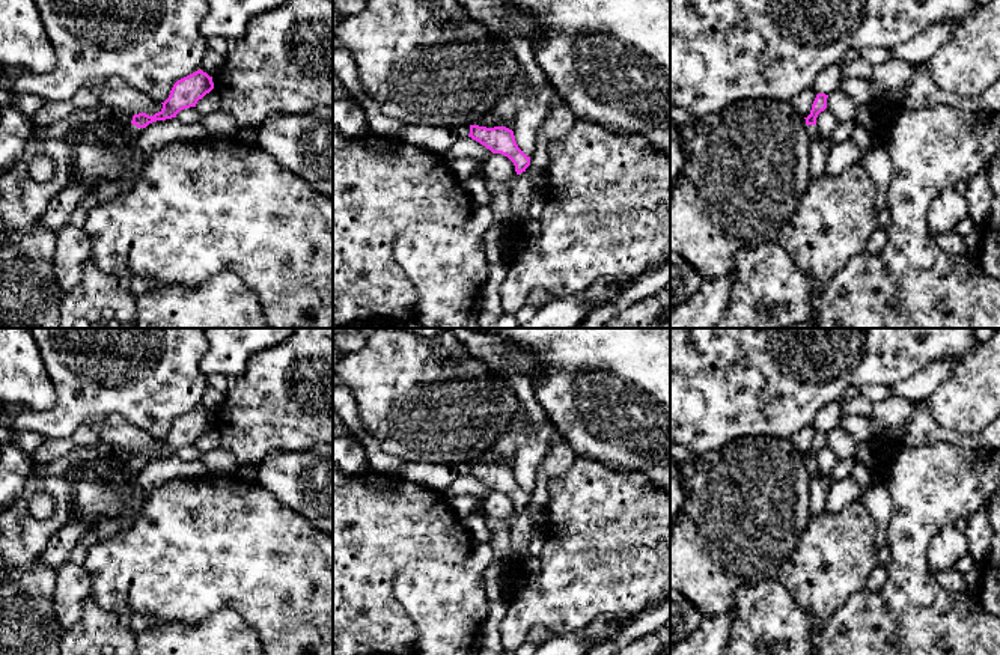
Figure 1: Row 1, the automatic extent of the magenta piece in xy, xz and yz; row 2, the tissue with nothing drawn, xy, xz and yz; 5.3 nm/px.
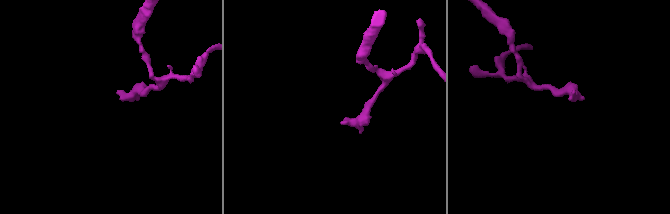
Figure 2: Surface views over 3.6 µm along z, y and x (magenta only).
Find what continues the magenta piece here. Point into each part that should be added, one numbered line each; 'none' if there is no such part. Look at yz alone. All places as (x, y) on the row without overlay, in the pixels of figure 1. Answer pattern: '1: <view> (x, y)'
none

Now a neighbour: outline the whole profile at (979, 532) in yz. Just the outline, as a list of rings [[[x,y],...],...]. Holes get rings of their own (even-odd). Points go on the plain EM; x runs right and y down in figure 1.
[[[980,507],[974,515],[967,518],[965,535],[970,541],[968,556],[979,566],[989,554],[992,529],[986,515],[986,507]]]

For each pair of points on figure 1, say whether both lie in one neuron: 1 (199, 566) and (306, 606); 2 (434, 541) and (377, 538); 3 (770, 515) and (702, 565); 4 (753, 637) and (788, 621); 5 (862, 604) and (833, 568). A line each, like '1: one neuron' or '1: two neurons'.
1: one neuron
2: one neuron
3: one neuron
4: one neuron
5: two neurons

